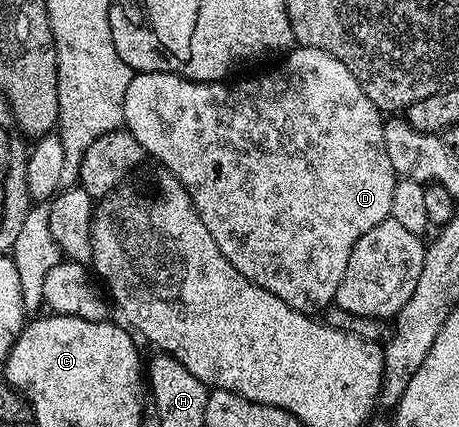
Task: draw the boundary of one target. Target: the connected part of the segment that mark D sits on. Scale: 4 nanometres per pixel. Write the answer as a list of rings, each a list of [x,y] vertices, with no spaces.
[[[296,46],[280,62],[277,68],[272,68],[261,76],[248,76],[237,84],[187,80],[173,72],[135,73],[130,86],[126,88],[123,127],[144,147],[149,157],[161,160],[168,167],[167,171],[179,178],[190,194],[206,230],[210,230],[214,242],[218,242],[218,250],[226,254],[226,258],[243,276],[262,286],[262,290],[270,290],[274,298],[282,298],[282,302],[286,302],[286,306],[294,310],[320,314],[335,301],[342,274],[346,274],[346,262],[350,262],[350,250],[354,250],[354,242],[358,242],[358,238],[362,238],[366,230],[374,230],[378,222],[391,217],[390,202],[394,198],[394,186],[398,177],[386,154],[384,120],[380,109],[374,106],[374,102],[370,102],[370,98],[366,98],[362,86],[358,86],[358,78],[354,78],[354,74],[350,74],[350,70],[346,70],[346,66],[338,62],[338,58],[326,54],[326,50]]]

